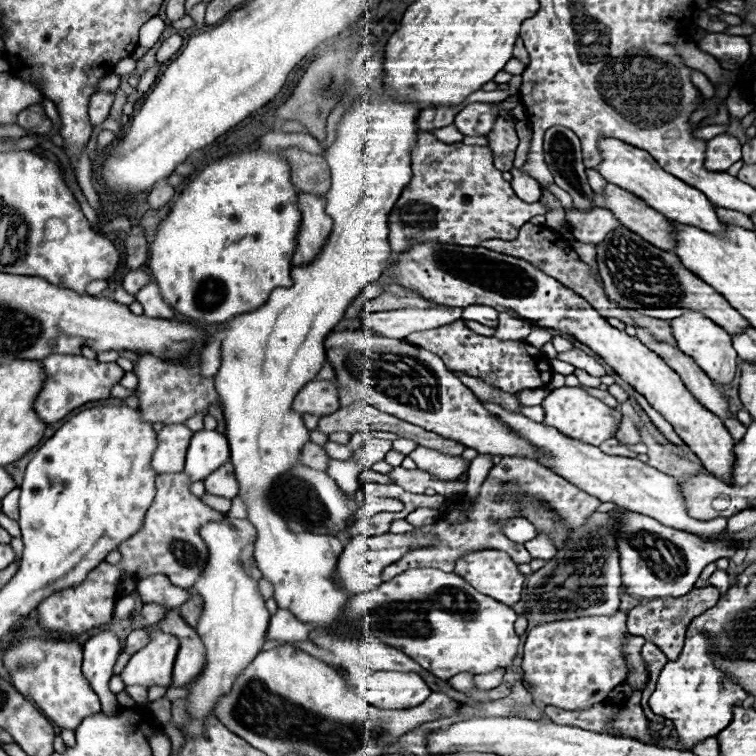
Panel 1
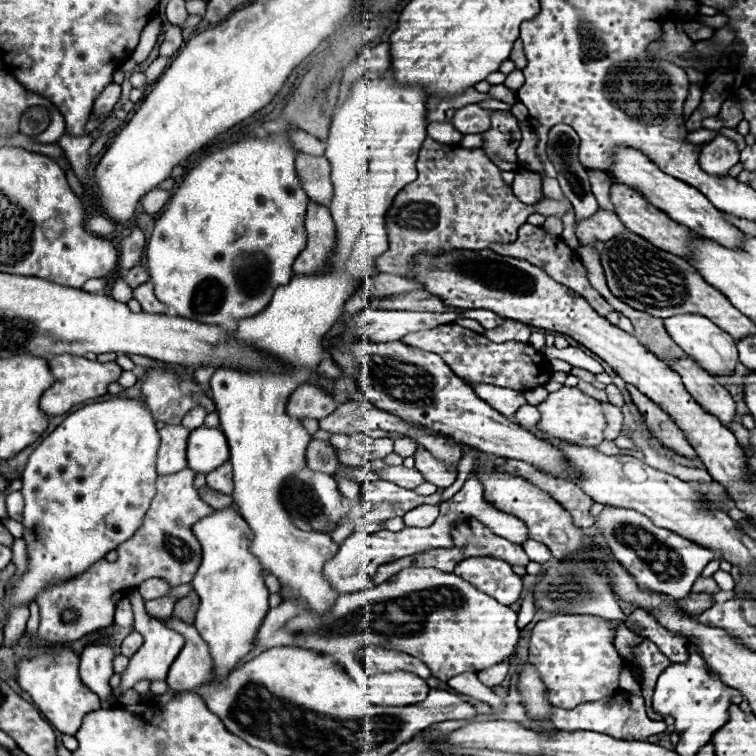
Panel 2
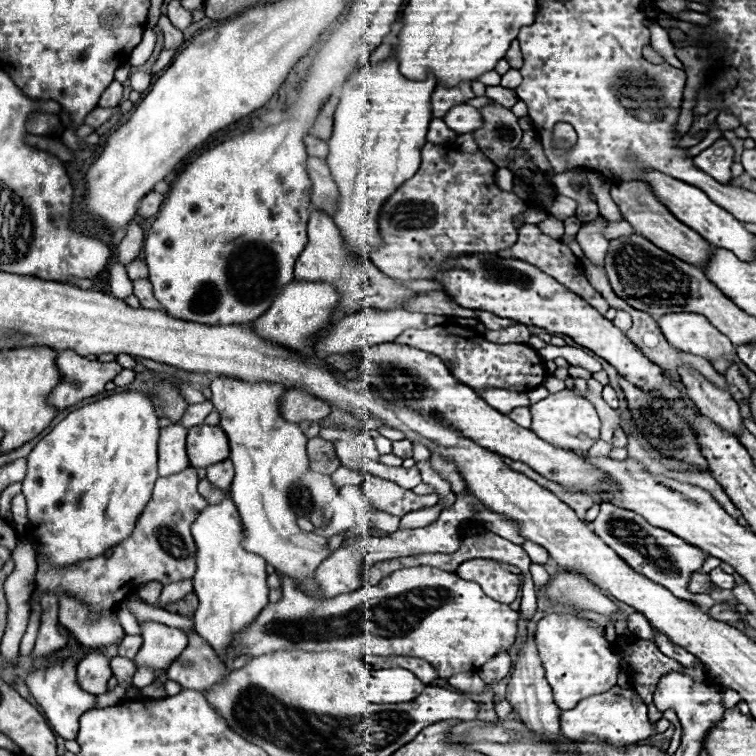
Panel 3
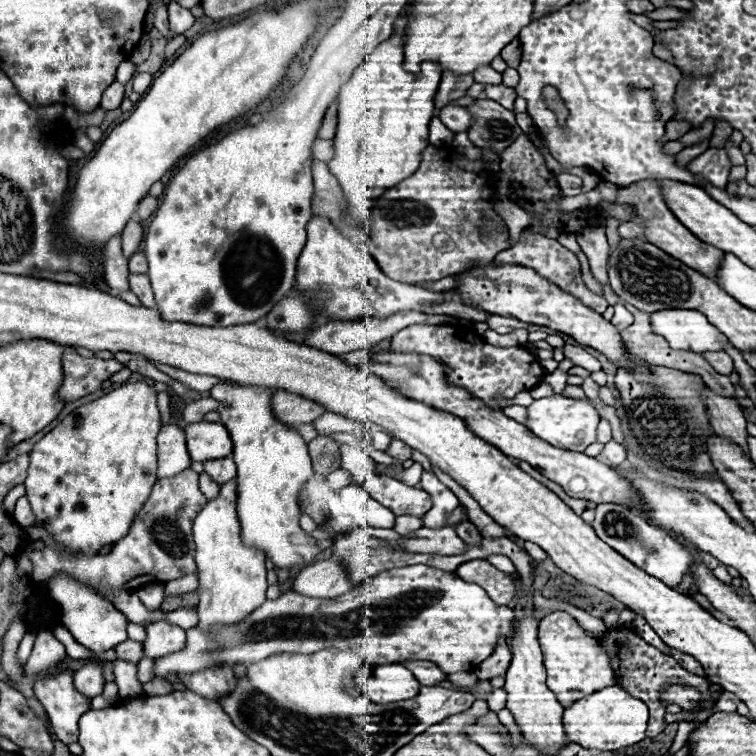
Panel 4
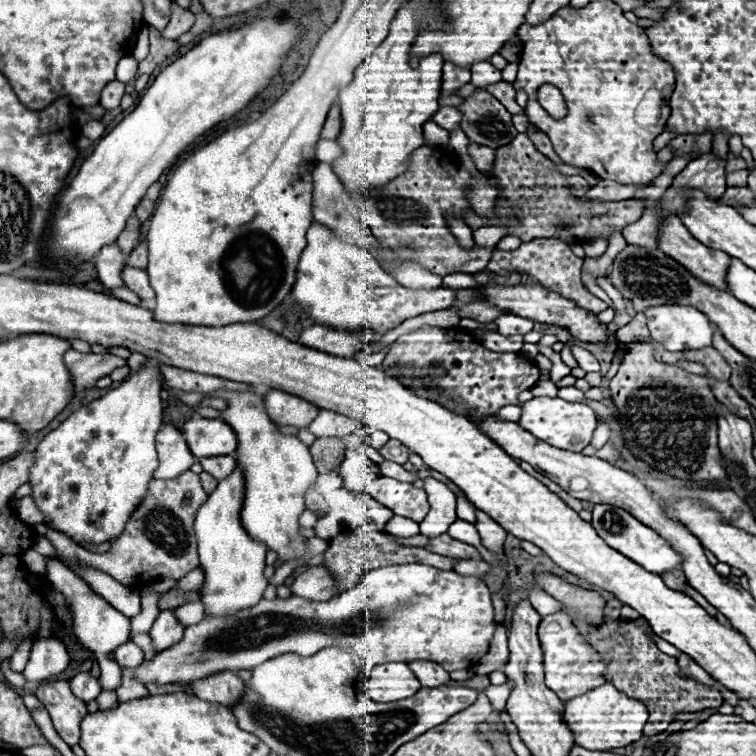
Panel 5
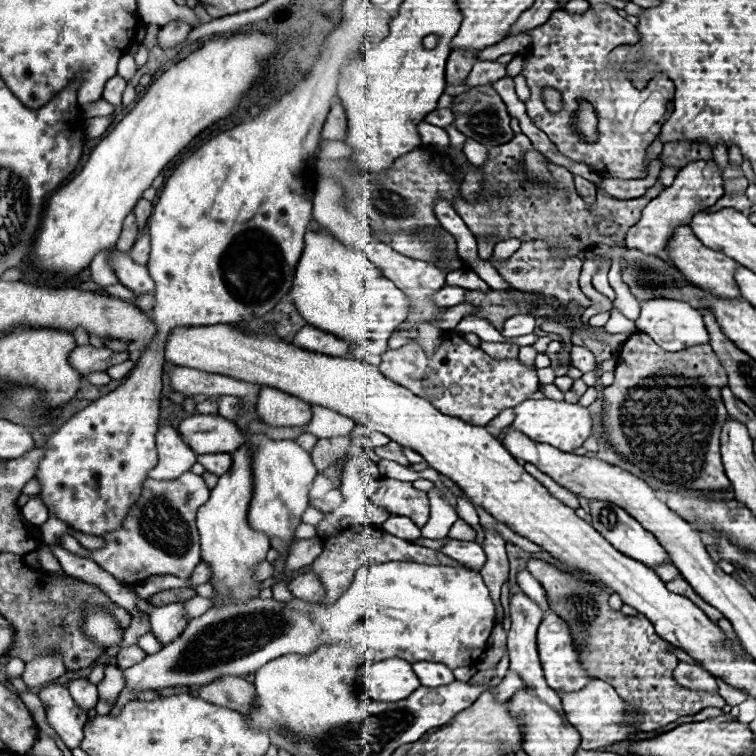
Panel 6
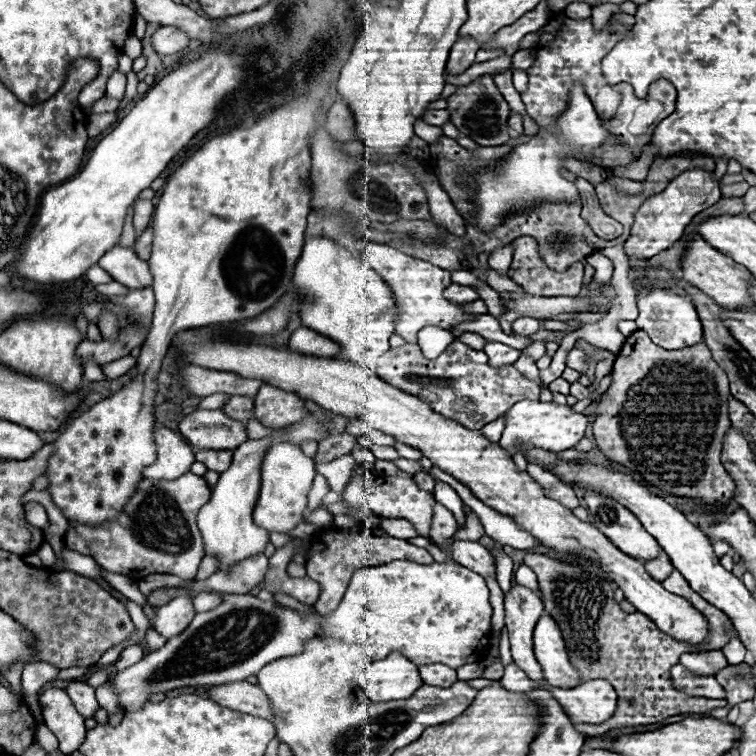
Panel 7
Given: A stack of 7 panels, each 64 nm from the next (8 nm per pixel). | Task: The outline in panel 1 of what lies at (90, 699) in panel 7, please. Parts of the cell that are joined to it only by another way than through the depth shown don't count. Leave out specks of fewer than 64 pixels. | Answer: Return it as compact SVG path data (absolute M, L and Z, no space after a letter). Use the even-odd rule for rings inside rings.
M104 630L104 632L92 636L84 644L82 672L90 680L96 694L100 696L102 712L108 716L118 714L122 710L116 696L108 690L108 680L112 678L112 668L116 664L116 658L120 656L120 652L122 652L122 644L120 644L118 636L110 630Z

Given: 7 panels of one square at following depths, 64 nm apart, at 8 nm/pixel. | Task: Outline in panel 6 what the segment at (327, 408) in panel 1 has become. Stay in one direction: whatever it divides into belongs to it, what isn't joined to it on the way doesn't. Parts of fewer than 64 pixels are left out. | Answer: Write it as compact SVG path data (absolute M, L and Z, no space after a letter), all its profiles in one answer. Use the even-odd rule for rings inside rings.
M276 388L260 390L256 412L270 426L306 426L312 420L308 402Z

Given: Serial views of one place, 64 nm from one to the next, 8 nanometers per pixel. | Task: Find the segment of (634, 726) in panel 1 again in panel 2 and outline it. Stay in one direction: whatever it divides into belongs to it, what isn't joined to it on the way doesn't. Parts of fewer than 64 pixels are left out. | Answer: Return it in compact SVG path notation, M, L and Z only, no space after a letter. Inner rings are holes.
M624 667L622 669L619 676L619 685L621 689L626 689L626 691L632 693L633 695L641 696L640 685L634 680L628 667Z

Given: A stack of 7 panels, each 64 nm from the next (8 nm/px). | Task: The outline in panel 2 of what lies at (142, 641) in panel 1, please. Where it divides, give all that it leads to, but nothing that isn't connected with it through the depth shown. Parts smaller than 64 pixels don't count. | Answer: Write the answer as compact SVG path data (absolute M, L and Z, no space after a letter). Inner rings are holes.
M132 632L130 636L124 638L124 642L122 642L122 646L120 646L120 654L132 656L132 654L142 646L142 642L144 642L144 638L142 638L138 632Z

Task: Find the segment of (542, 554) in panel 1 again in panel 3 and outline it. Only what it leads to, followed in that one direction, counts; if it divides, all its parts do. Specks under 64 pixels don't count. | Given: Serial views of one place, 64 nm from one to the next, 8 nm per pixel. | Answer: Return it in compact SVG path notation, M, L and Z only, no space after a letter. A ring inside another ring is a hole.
M526 542L526 544L524 544L524 550L526 550L526 554L530 556L530 560L532 560L534 564L546 564L546 562L548 562L548 552L546 552L540 544Z

